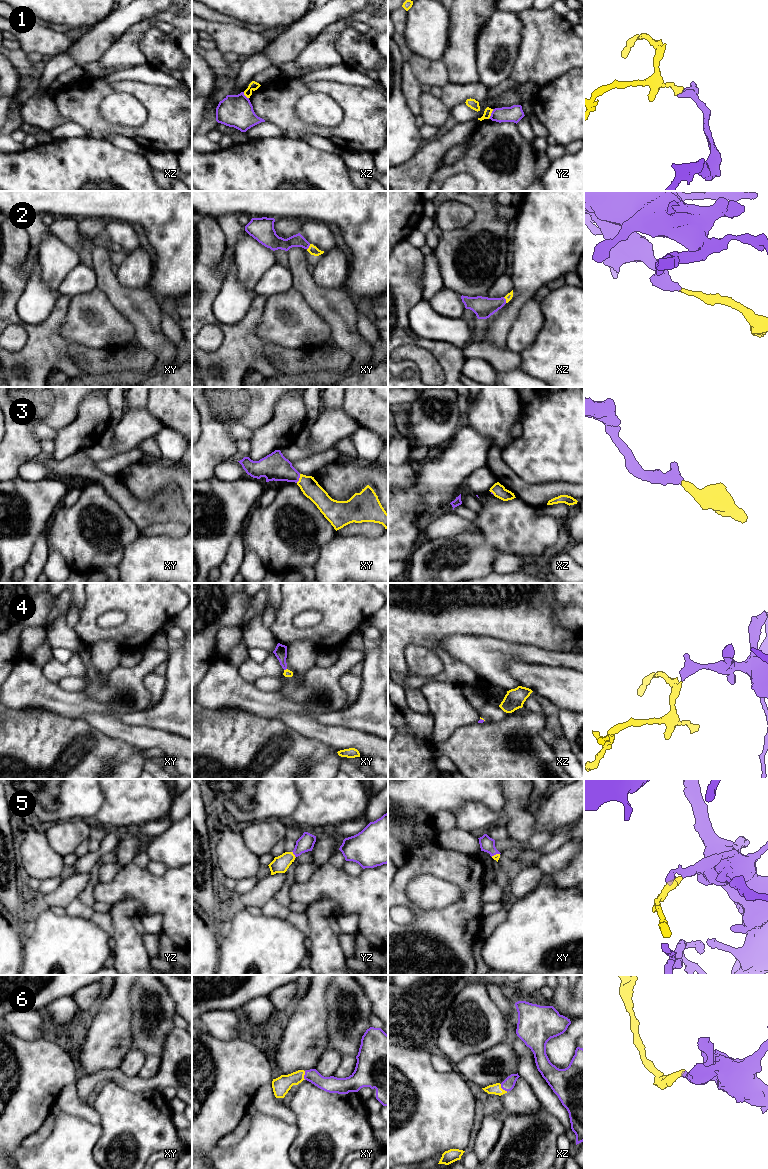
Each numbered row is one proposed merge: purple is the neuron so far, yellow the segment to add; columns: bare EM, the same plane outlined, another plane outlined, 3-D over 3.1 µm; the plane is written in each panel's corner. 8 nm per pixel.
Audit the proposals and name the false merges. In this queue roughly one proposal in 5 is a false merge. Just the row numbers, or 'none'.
1

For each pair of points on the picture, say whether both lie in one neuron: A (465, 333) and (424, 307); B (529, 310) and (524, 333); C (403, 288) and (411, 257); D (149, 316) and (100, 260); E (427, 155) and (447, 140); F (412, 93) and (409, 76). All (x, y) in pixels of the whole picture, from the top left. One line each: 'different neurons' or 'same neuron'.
A: same neuron
B: same neuron
C: same neuron
D: same neuron
E: same neuron
F: same neuron

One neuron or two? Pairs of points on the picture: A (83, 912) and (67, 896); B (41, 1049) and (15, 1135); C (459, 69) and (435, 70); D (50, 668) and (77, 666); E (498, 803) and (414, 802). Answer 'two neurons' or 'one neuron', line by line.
A: two neurons
B: one neuron
C: two neurons
D: one neuron
E: one neuron

